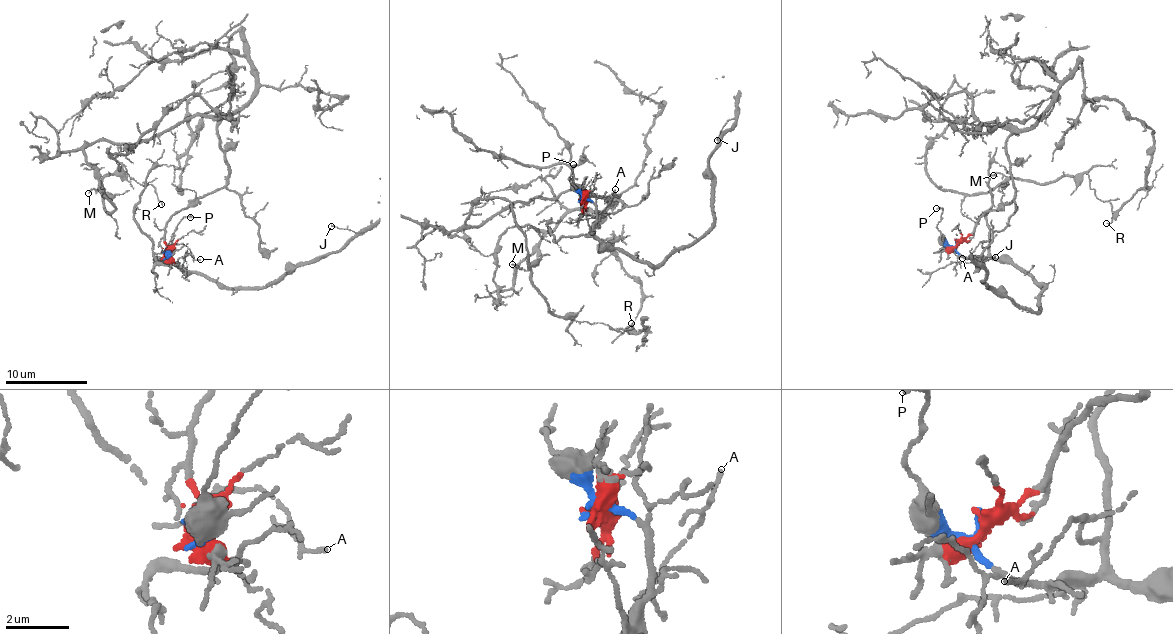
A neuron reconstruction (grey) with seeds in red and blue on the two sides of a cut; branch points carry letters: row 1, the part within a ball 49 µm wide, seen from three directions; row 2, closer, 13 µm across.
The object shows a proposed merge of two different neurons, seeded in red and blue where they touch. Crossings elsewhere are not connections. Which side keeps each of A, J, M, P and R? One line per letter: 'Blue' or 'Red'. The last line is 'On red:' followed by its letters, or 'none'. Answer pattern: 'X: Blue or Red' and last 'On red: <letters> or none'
A: Blue
J: Blue
M: Red
P: Blue
R: Red
On red: M, R

